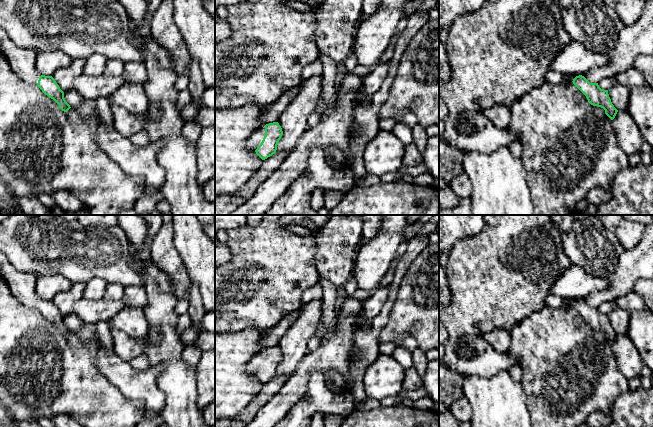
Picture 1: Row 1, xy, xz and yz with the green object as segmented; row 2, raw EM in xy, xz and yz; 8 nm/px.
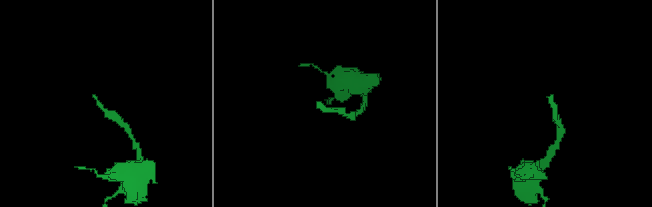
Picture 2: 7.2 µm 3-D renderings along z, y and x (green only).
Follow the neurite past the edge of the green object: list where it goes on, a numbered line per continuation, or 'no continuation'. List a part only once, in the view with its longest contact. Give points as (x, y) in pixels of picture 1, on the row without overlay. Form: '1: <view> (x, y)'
1: xz (255, 363)

